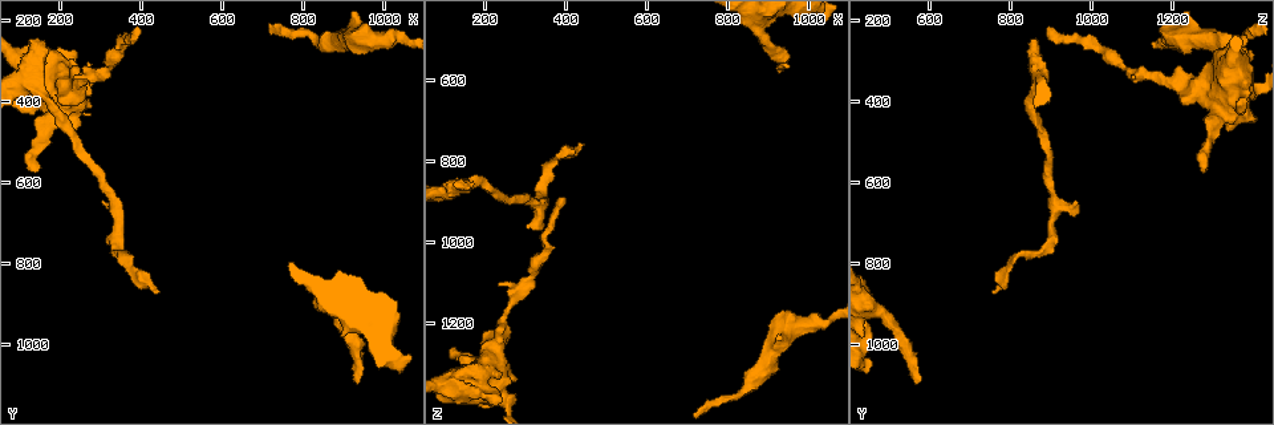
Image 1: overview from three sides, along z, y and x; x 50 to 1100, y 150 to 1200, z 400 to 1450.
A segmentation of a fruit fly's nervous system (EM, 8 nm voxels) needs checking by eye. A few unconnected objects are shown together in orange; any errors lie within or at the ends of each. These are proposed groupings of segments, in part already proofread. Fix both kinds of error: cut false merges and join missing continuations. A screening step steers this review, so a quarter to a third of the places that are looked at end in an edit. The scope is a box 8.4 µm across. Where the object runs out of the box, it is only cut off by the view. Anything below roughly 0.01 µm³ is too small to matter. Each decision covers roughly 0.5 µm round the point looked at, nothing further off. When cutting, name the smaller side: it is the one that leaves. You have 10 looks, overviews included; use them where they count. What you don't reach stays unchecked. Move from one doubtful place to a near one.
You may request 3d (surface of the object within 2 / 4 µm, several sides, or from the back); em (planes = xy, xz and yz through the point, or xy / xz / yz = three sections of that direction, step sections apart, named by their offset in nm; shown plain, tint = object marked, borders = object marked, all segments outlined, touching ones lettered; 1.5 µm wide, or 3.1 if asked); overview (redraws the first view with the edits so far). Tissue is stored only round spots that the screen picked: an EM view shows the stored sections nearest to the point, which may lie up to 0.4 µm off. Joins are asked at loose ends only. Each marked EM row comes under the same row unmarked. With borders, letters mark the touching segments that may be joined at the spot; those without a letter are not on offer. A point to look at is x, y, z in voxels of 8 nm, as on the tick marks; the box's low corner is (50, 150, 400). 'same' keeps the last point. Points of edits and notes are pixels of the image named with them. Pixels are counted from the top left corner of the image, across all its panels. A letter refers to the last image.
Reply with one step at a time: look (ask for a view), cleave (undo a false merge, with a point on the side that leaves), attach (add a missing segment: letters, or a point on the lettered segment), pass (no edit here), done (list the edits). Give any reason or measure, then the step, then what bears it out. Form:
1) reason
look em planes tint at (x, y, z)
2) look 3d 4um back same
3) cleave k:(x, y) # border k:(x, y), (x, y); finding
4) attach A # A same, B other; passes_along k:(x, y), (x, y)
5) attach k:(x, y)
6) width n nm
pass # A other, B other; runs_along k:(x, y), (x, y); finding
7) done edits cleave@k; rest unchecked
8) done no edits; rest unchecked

free end
look 3d 2um at (120, 250, 845)

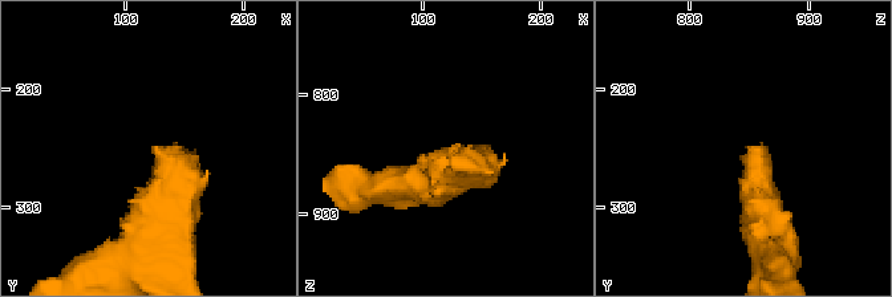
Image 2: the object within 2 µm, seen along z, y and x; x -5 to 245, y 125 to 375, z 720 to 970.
look em yz step 4 borders at (124, 250, 850)

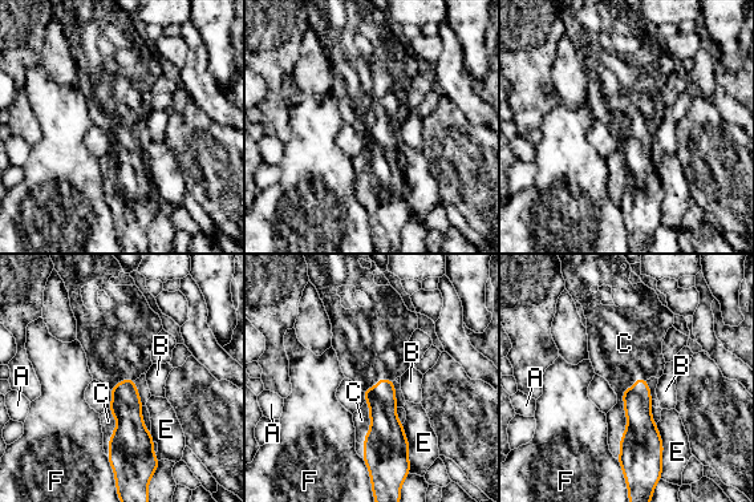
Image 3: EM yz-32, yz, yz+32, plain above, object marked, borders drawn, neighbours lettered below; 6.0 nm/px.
look em planes borders same

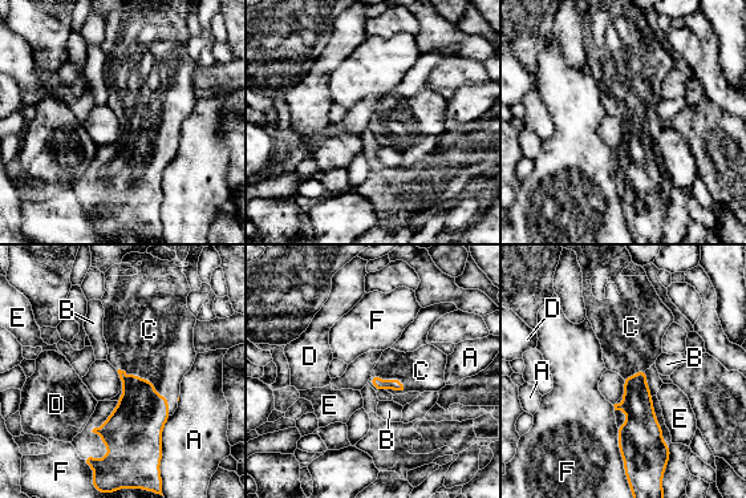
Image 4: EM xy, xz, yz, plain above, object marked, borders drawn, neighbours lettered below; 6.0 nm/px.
attach C # A other, B other, C same, D other, E other, F other; passes_along 4:(138, 420), (153, 384), (157, 343); the neuron continues

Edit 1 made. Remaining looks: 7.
look overview

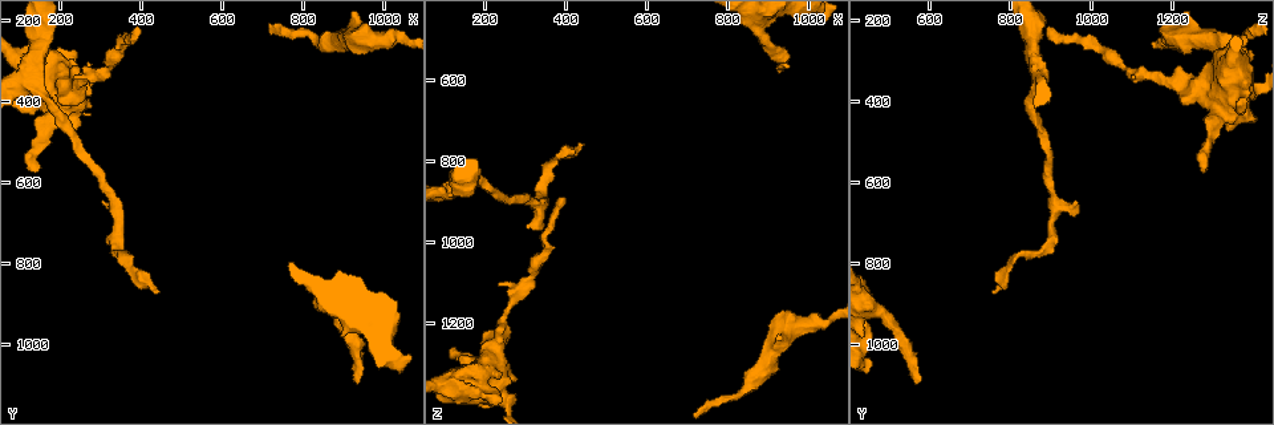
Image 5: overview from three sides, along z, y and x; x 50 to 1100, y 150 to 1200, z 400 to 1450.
thick turns thin
look 3d 2um at (845, 250, 1365)

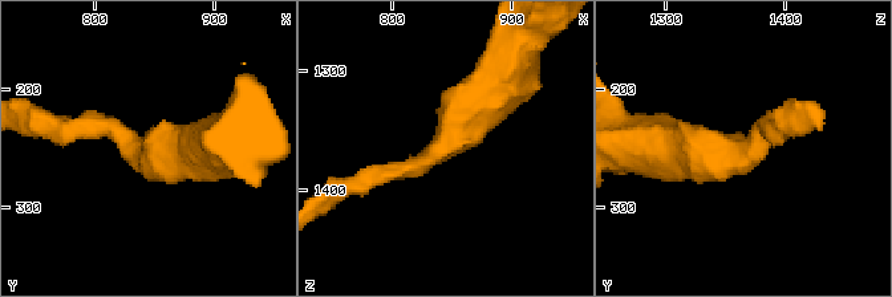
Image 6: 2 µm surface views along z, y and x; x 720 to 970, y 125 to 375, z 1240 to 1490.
need the tissue
look em planes borders at (844, 248, 1364)

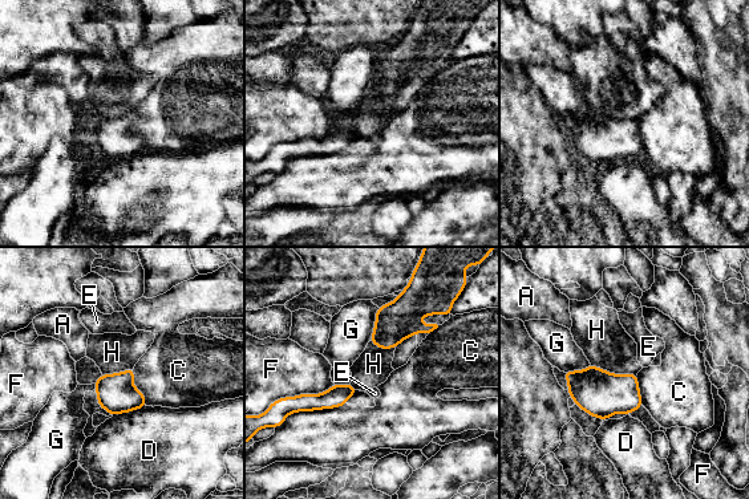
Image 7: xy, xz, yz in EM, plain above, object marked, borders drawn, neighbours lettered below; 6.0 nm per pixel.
longest_contact C 360 nm
pass # A other, C other, D other, E other, F other, G other, H other; border 7:(590, 362), (614, 373), (636, 374); continuous, no second neuron

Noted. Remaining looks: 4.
look 3d 4um at (345, 765, 885)

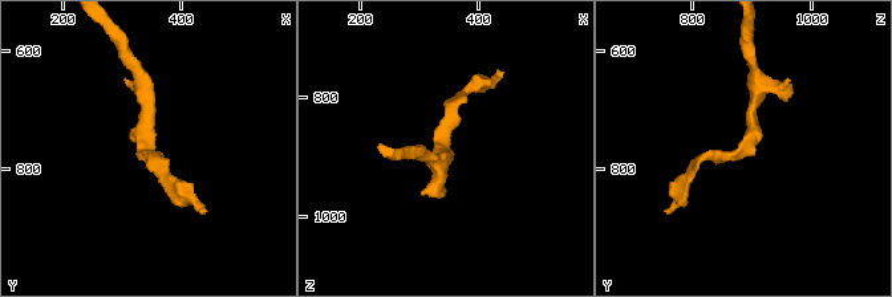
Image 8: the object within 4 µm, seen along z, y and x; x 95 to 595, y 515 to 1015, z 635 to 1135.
need the tissue
look em xy step 8 borders at (340, 765, 885)

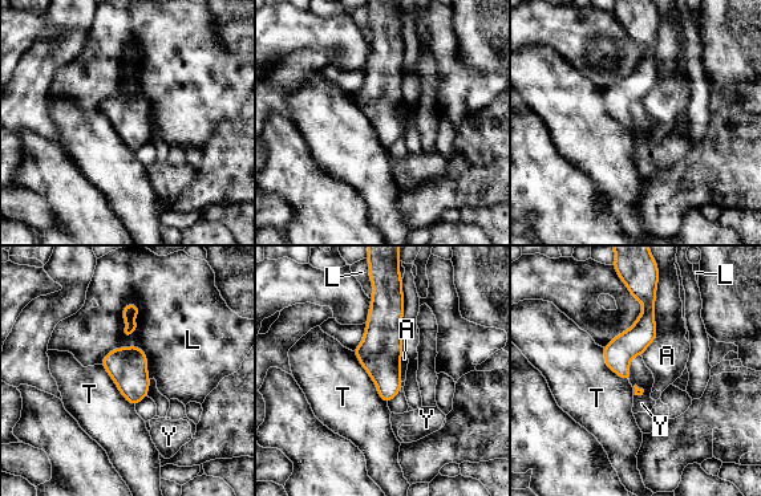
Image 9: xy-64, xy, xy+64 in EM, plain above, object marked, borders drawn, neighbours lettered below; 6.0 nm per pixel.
pass # A other, L other, T other, Y other; border 9:(134, 303), (140, 313), (128, 336); one neuron here

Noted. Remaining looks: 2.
an open end
look em xy step 8 borders at (930, 1090, 570)

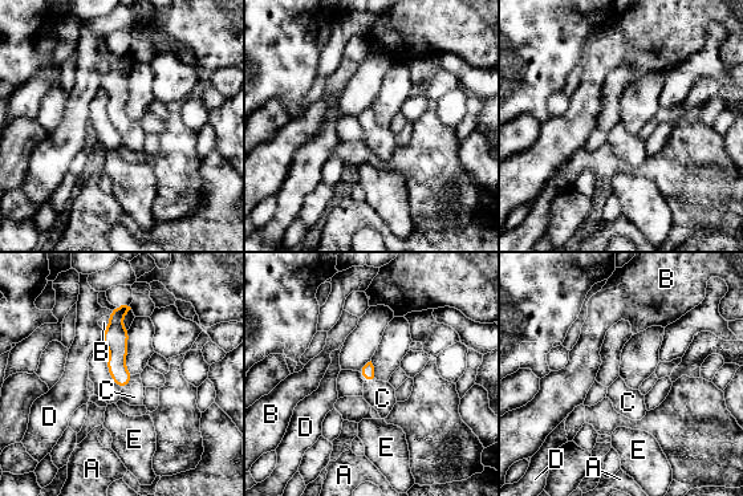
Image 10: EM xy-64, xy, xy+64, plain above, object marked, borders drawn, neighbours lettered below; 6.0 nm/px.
attach C # A other, B other, C same, D other, E other; the neuron continues

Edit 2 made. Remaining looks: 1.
done edits attach@4, attach@10; rest unchecked

